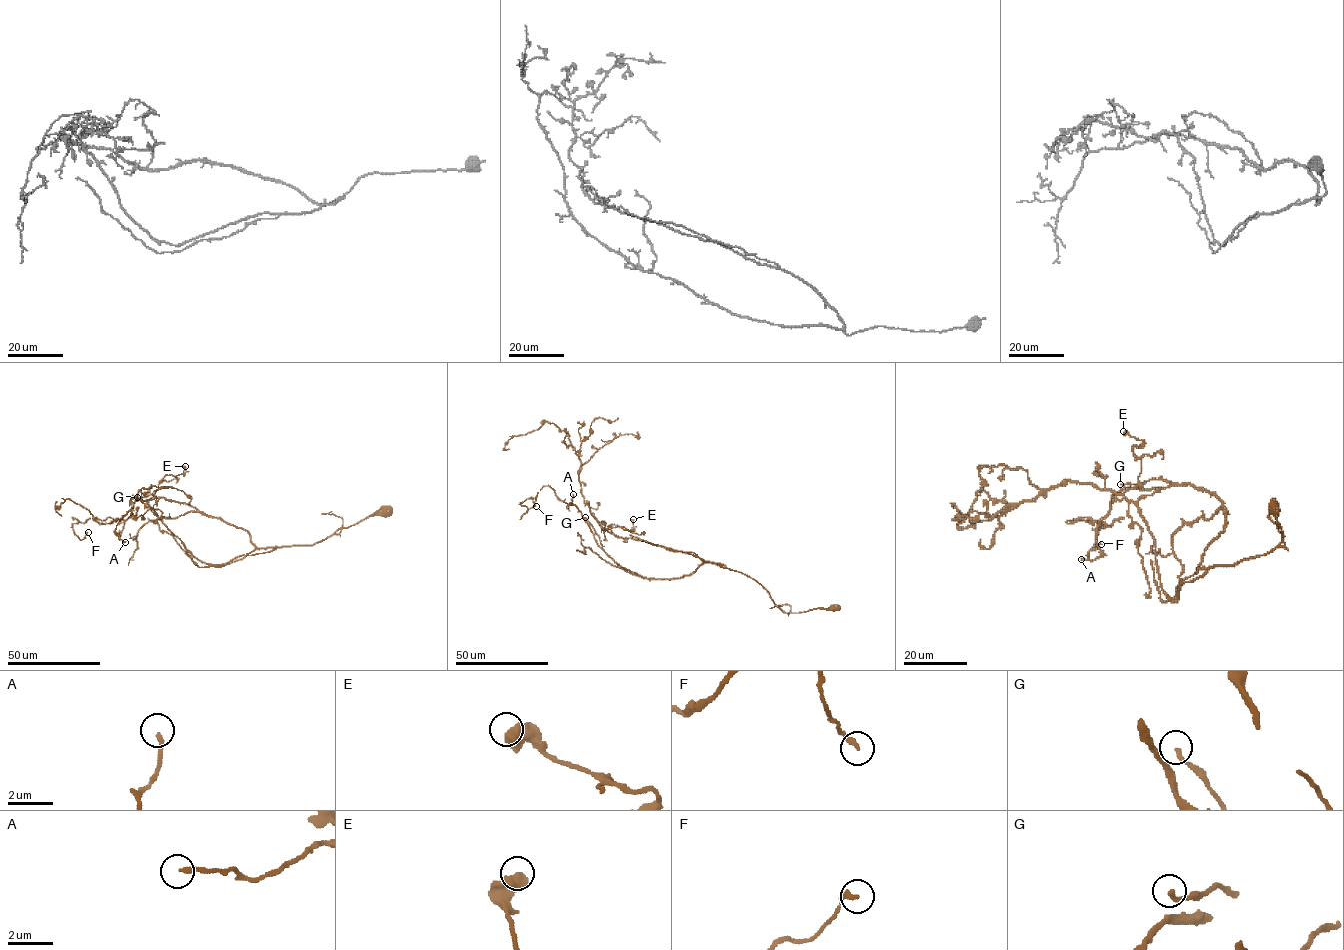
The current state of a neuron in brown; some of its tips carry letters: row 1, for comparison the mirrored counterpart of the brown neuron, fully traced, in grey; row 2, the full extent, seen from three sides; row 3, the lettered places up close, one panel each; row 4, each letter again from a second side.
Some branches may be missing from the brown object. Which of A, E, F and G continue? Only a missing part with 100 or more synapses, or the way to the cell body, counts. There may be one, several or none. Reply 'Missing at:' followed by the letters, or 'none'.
Missing at: none

